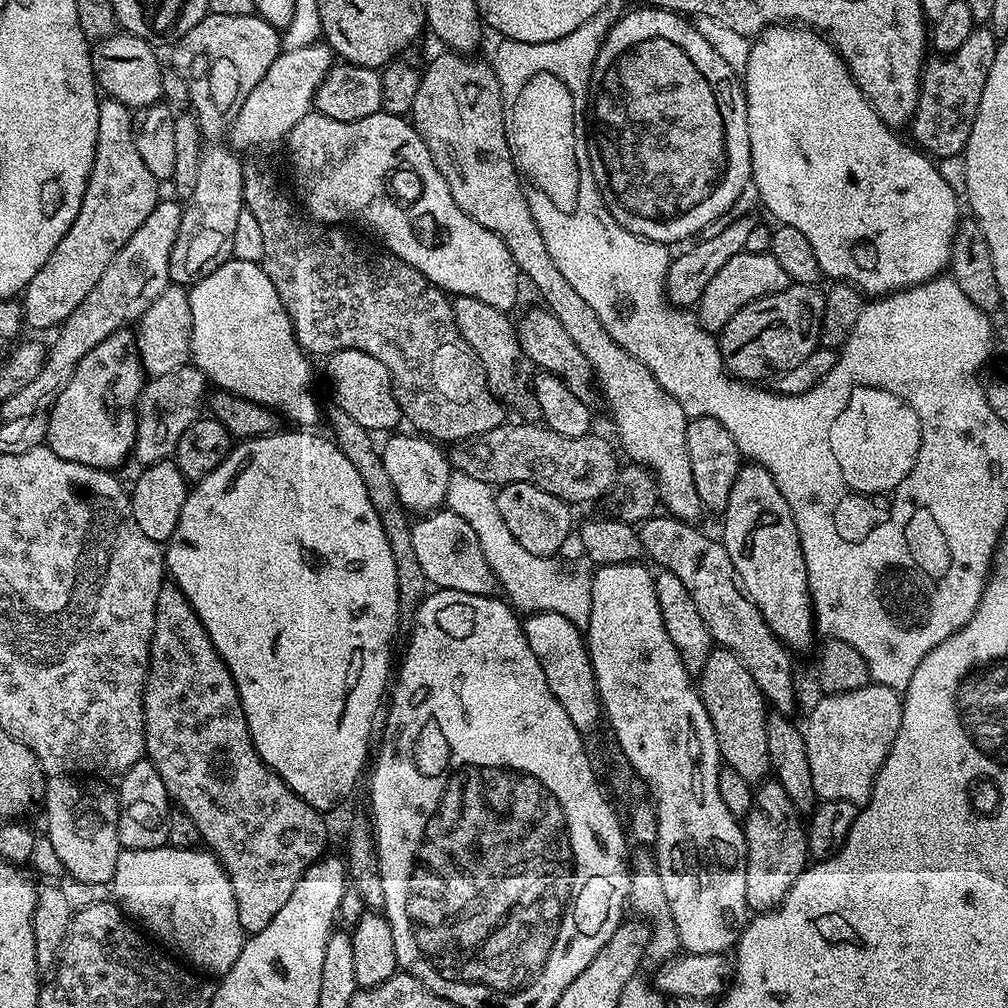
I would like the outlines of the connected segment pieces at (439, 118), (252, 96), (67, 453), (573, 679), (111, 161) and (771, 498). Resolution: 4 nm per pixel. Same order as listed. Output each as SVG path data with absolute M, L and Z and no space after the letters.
M444 50L444 53L442 53L441 56L436 56L433 58L432 61L429 62L428 69L425 67L420 77L418 94L414 98L414 106L412 107L410 113L411 123L414 125L417 134L420 135L420 137L423 138L426 142L426 146L430 150L430 154L434 158L434 162L438 166L438 170L442 174L442 178L446 178L446 186L450 186L450 194L454 194L454 202L458 202L458 206L465 212L465 214L467 214L467 216L469 216L470 218L474 218L474 222L478 222L478 226L484 226L486 230L490 230L494 234L498 234L498 238L502 238L502 242L506 242L506 246L510 250L510 254L514 258L514 262L520 268L523 279L527 281L527 283L529 280L529 282L532 283L534 287L536 287L537 294L540 295L542 299L544 299L541 300L543 307L547 308L549 312L552 312L554 314L554 318L558 318L558 322L562 322L562 330L566 330L566 334L570 334L570 339L573 340L574 346L578 346L578 350L582 350L582 354L586 354L586 362L590 362L592 364L592 374L595 383L598 385L599 395L600 392L602 395L604 395L605 400L608 402L609 408L612 410L612 420L614 423L616 423L616 436L618 439L620 439L621 444L619 444L619 447L622 449L622 452L622 447L624 447L624 452L626 455L628 455L627 459L631 461L631 463L642 465L642 467L648 469L648 471L651 472L653 476L655 476L656 492L660 495L660 504L662 505L663 511L667 513L667 515L676 517L676 519L678 520L687 520L689 522L699 521L699 516L702 514L705 515L706 509L704 507L704 503L702 502L702 498L698 498L698 490L694 490L694 473L692 473L692 471L690 470L690 454L688 453L688 443L686 442L686 430L688 429L688 421L690 418L682 410L682 406L678 406L678 402L676 401L676 399L674 399L674 397L672 397L670 393L665 388L663 388L663 386L661 386L661 384L658 382L658 378L654 378L654 374L652 373L652 371L650 371L650 369L646 365L644 365L644 363L639 360L637 356L631 356L631 354L629 354L628 351L625 350L625 348L623 348L622 346L618 346L618 342L614 342L614 338L610 338L610 334L606 334L606 326L600 321L600 319L598 318L598 314L594 314L594 310L590 310L590 305L579 296L578 290L574 290L574 286L570 286L570 282L566 282L566 278L565 276L563 276L562 270L558 270L558 266L554 266L554 258L550 258L550 250L546 250L546 238L542 238L542 230L538 230L538 222L534 222L534 214L530 214L530 206L526 202L526 194L524 193L525 185L522 183L522 177L520 173L516 171L516 164L512 161L512 148L508 145L508 139L506 138L506 130L504 129L504 107L502 106L502 94L500 93L500 83L498 82L498 78L496 77L496 71L493 70L491 63L484 61L483 64L483 62L480 60L472 59L476 58L473 58L471 55L468 54L461 54L458 52L453 52L451 50Z
M317 42L300 50L281 51L279 58L266 70L266 75L242 102L232 123L230 144L236 148L256 148L259 144L283 141L302 118L313 111L316 91L332 69L334 53L327 43Z
M119 328L114 334L110 334L110 338L106 338L106 342L98 342L98 346L94 346L94 350L90 350L90 354L86 354L82 358L82 362L78 362L78 366L74 370L74 374L70 378L70 382L66 382L66 386L58 394L58 398L53 402L52 409L48 415L48 435L46 437L46 447L54 450L54 454L58 454L58 458L66 458L66 462L78 462L82 466L90 466L91 468L102 468L105 470L116 470L116 467L132 456L132 447L136 441L136 405L140 402L140 393L144 391L146 383L146 373L144 363L140 361L140 353L136 350L135 335L128 328Z
M533 612L523 621L526 642L530 642L530 650L534 650L534 658L538 658L538 666L542 666L542 674L546 674L546 686L550 686L550 694L562 702L562 710L570 714L570 722L582 734L589 734L602 724L600 695L596 693L596 679L592 663L588 657L586 636L581 629L570 622L570 618L562 618L562 614L553 612Z
M111 98L101 99L98 106L98 142L94 150L94 166L90 170L78 218L74 218L70 230L62 234L62 242L54 246L54 254L46 258L46 266L42 266L42 270L38 270L34 278L30 278L22 293L22 320L27 327L29 324L32 328L55 329L63 324L64 319L76 309L78 302L82 302L82 298L86 298L86 294L90 294L90 290L98 286L98 278L106 274L106 266L110 266L114 254L122 250L122 246L132 237L134 230L142 226L144 217L152 213L158 203L156 188L158 181L154 174L150 174L150 170L146 170L142 157L138 154L133 109Z
M751 462L741 467L722 519L722 543L726 554L730 554L730 562L734 562L734 570L738 570L744 591L754 606L758 606L762 618L766 618L772 633L789 649L810 647L814 637L814 613L806 558L802 558L802 546L790 514L790 502L782 498L782 490L778 490L770 470Z

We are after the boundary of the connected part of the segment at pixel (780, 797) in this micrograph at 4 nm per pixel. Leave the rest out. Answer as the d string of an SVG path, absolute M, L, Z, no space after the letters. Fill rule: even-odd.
M768 778L753 791L752 808L743 817L742 827L746 842L746 902L753 913L770 912L784 901L790 886L798 882L798 878L810 864L808 833L802 823L802 814L797 811L794 802L790 802L790 797L786 790L782 790L779 782L775 778Z

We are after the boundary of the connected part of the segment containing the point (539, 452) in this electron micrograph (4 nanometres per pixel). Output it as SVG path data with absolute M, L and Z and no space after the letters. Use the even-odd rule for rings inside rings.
M505 422L486 434L455 445L448 456L452 466L496 488L529 481L531 485L539 486L569 504L601 499L611 492L622 464L616 461L617 449L612 449L602 437L596 436L597 433L569 438L550 431L542 424L515 423Z

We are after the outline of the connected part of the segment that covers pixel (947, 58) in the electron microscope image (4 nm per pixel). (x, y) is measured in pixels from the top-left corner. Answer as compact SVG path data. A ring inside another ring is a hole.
M977 26L973 28L970 38L958 46L958 50L937 55L937 60L929 59L925 63L924 74L920 78L918 106L912 116L910 131L911 139L929 157L959 157L963 153L978 114L978 102L982 102L982 86L986 86L997 43L998 37L990 27Z

